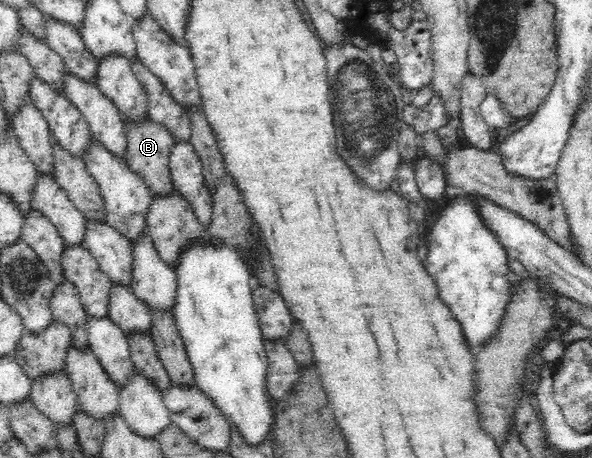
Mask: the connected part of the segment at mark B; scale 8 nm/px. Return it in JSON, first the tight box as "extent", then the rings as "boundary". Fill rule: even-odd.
{"extent":[124,115,176,196],"boundary":[[[149,115],[141,122],[126,122],[124,133],[127,137],[124,157],[126,163],[130,169],[134,170],[134,173],[146,182],[146,186],[150,188],[150,193],[163,196],[176,192],[169,168],[170,152],[175,142],[174,136],[164,126],[150,120]]]}

